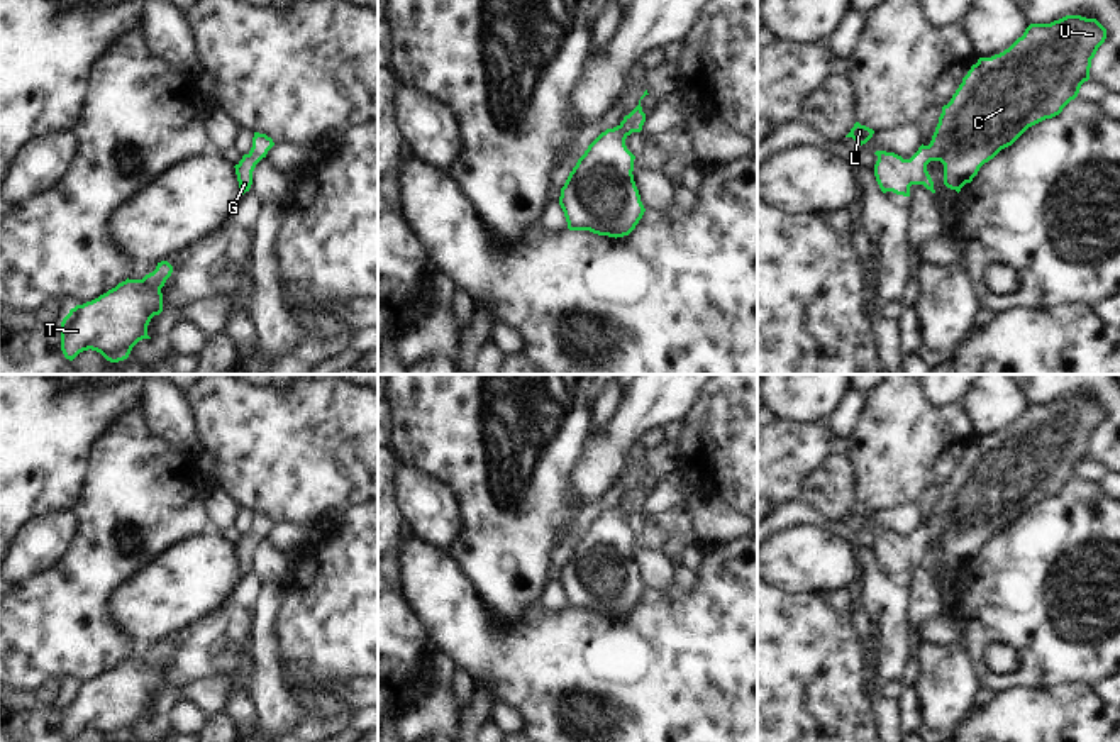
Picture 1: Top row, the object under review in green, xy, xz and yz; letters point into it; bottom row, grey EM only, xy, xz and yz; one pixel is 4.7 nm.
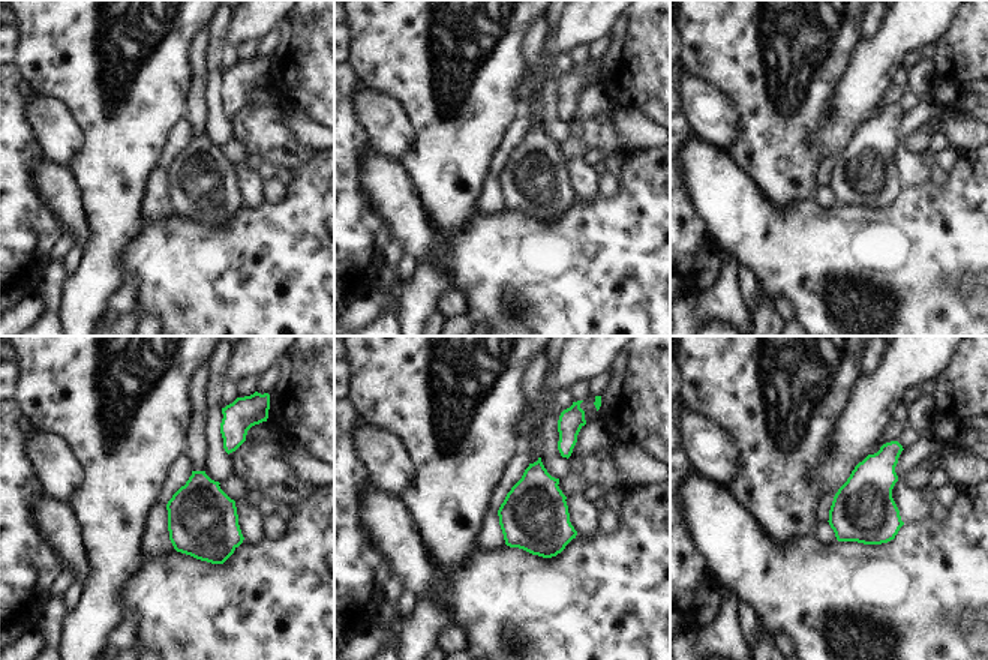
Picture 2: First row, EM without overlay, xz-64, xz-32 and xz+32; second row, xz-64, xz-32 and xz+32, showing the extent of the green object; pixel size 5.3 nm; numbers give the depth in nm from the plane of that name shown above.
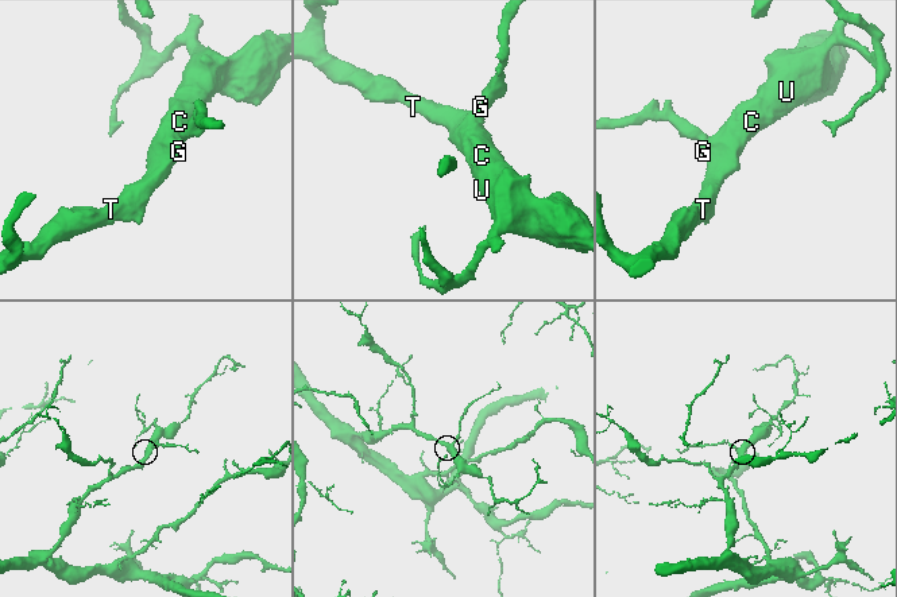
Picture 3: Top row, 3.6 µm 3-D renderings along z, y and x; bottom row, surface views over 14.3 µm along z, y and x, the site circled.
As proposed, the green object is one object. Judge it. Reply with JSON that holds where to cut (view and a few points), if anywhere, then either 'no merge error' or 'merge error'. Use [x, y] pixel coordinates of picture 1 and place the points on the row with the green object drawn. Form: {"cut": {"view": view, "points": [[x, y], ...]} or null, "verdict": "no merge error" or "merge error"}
{"cut": null, "verdict": "no merge error"}

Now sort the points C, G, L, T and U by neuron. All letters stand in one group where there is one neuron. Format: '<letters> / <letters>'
C G L T U

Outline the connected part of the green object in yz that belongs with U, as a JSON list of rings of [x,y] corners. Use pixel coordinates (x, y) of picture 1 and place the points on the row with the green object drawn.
[[[1066,15],[1051,24],[1030,24],[1008,49],[979,58],[951,102],[942,107],[929,146],[922,144],[910,159],[886,151],[874,152],[874,176],[881,191],[910,197],[912,185],[923,185],[935,193],[927,164],[940,161],[944,185],[959,193],[984,163],[1012,146],[1029,127],[1059,115],[1078,97],[1081,85],[1090,80],[1091,59],[1105,39],[1106,29],[1096,19]]]

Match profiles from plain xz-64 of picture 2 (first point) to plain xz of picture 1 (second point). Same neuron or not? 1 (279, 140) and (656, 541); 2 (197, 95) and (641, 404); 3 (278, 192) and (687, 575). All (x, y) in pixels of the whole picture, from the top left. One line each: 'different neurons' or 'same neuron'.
1: different neurons
2: different neurons
3: same neuron

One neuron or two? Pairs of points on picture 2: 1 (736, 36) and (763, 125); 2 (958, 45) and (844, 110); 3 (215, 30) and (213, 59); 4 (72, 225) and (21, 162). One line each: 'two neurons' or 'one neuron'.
1: one neuron
2: two neurons
3: one neuron
4: two neurons

